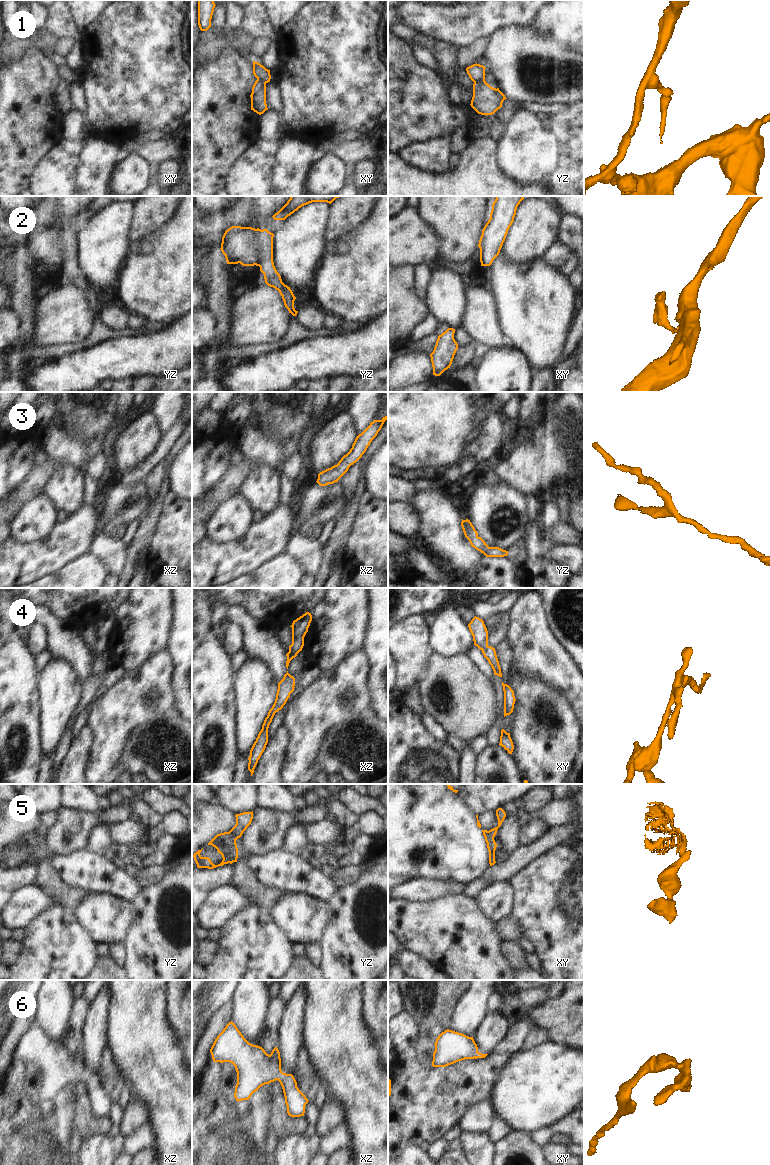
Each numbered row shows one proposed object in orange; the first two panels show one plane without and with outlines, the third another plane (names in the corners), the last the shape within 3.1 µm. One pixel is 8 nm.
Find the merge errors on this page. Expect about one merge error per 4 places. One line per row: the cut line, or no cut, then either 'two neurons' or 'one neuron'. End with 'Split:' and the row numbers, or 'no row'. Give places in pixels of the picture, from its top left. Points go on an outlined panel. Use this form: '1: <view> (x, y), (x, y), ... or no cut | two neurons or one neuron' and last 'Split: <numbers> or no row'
1: yz (484, 80), (474, 83) | two neurons
2: yz (262, 230), (262, 260), (258, 265) | two neurons
3: no cut | one neuron
4: no cut | one neuron
5: yz (229, 831), (237, 838) | two neurons
6: no cut | one neuron
Split: 1, 2, 5

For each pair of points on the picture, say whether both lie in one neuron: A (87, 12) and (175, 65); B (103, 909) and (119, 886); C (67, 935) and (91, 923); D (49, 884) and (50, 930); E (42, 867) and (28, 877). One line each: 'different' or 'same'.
A: different
B: different
C: different
D: different
E: different

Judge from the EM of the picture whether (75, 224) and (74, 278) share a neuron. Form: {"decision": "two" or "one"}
{"decision": "one"}

